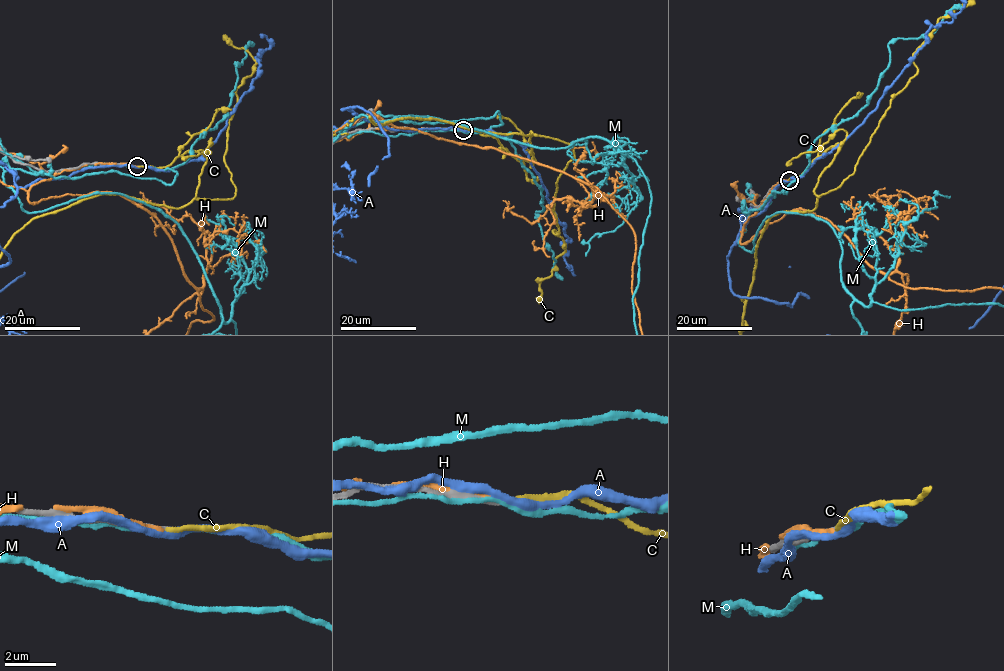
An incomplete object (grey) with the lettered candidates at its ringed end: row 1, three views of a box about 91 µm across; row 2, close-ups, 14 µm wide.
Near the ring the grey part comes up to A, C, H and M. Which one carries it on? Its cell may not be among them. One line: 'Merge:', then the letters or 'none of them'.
Merge: C

